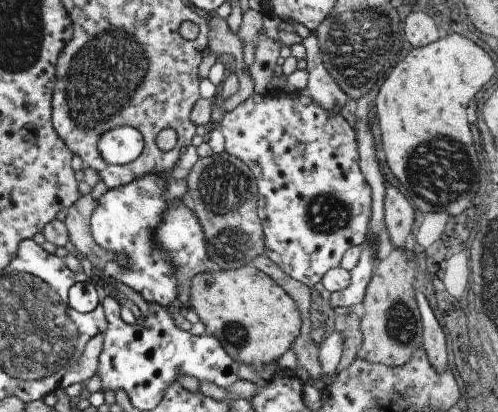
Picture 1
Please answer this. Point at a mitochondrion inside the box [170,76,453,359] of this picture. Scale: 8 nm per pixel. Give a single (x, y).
(224, 190)

